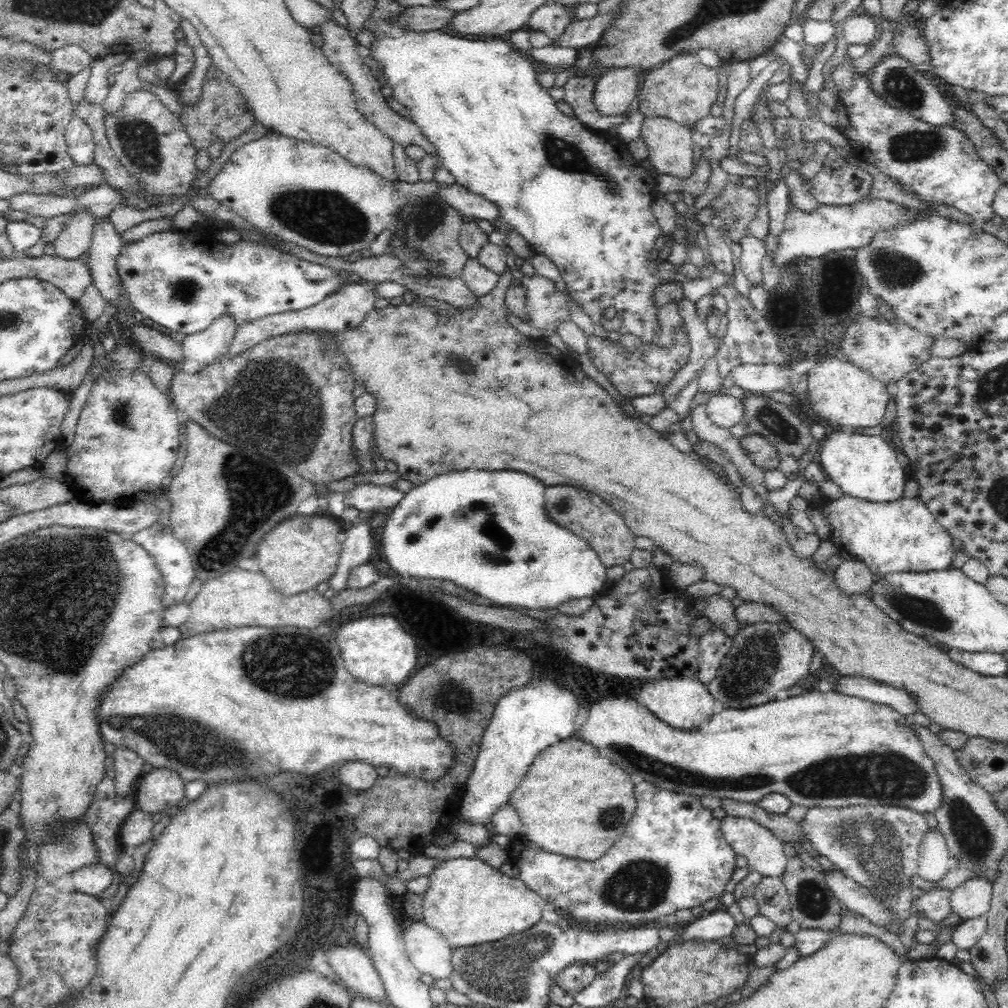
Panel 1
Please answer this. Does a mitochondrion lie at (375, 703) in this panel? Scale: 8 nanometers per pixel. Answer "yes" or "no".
no

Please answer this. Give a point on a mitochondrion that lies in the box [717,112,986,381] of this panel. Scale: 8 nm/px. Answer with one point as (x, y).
(894, 271)

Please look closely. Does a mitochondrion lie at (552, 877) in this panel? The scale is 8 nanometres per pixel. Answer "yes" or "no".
no

